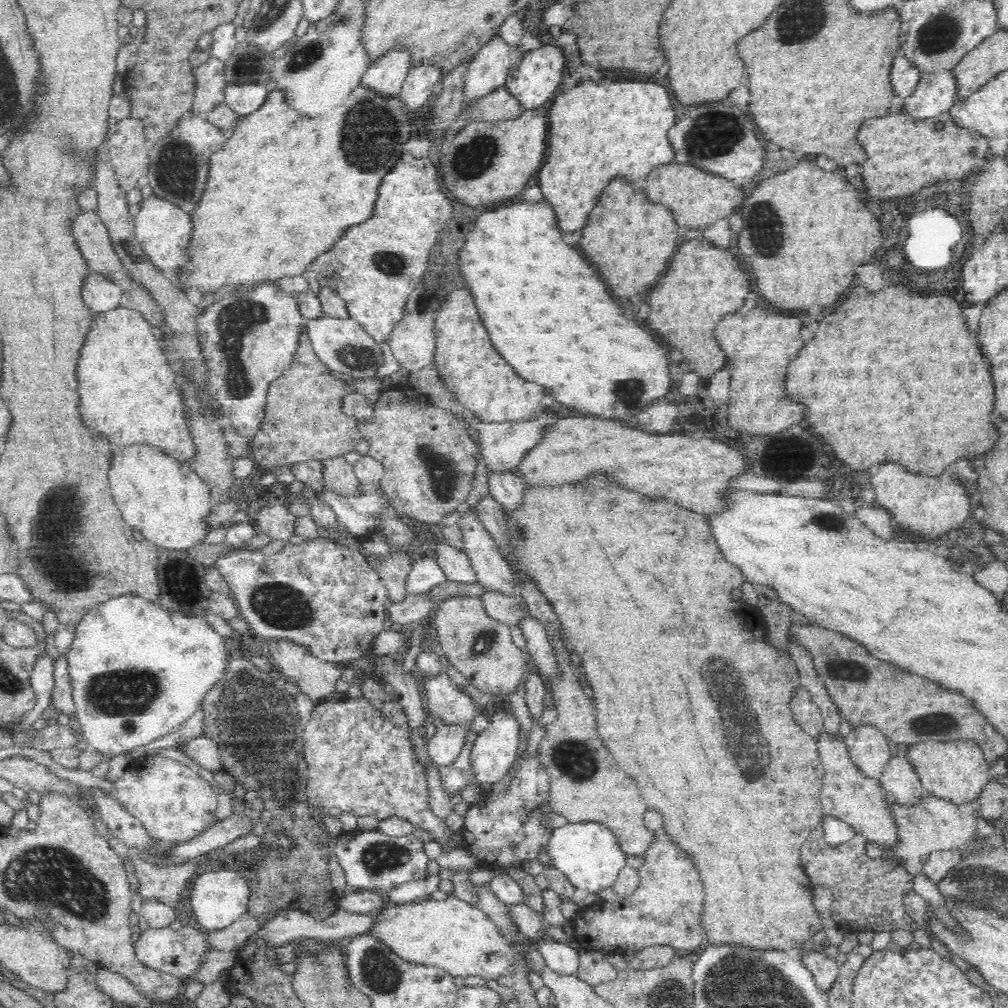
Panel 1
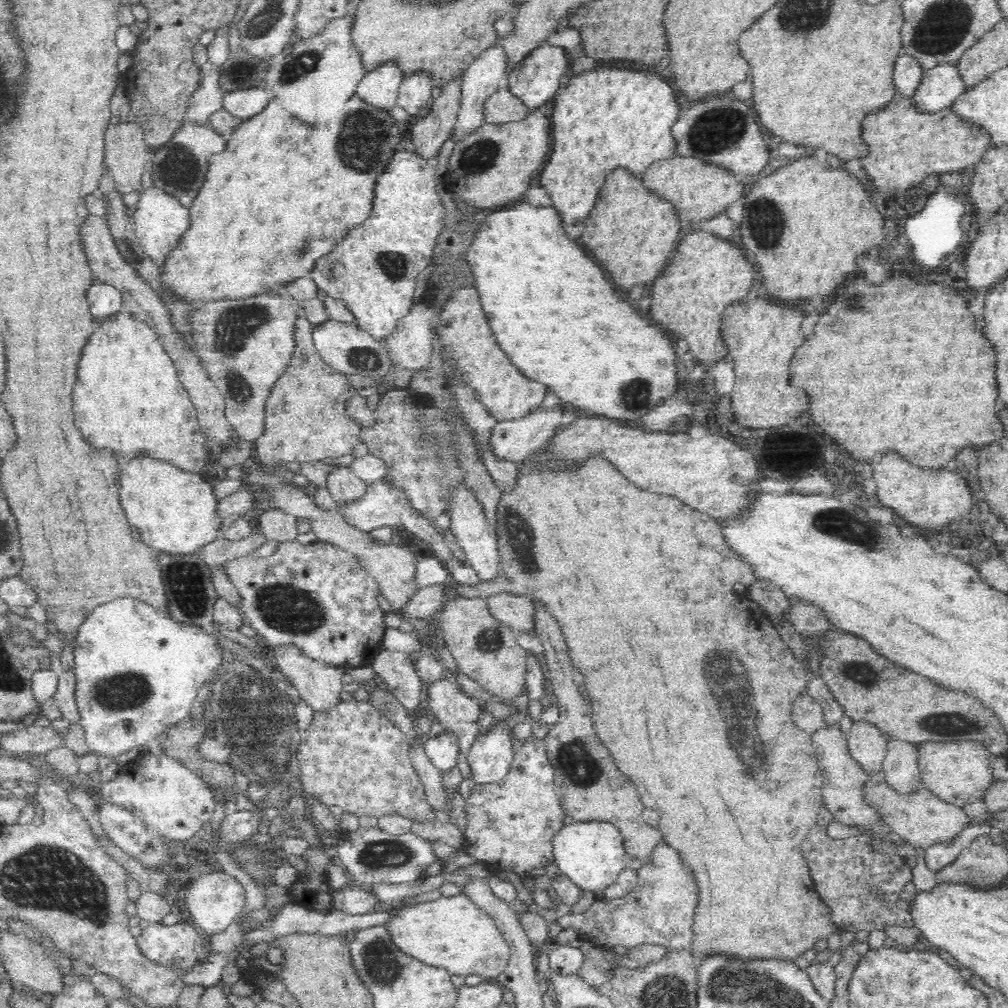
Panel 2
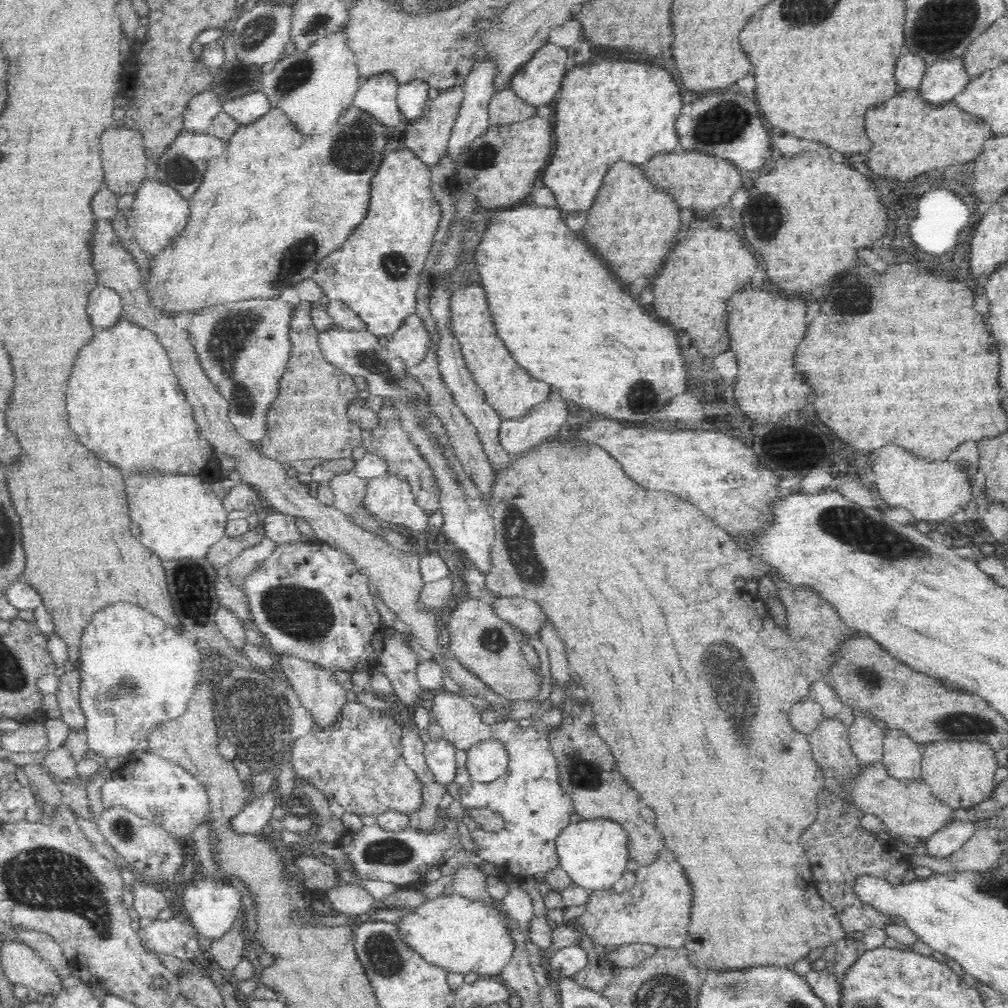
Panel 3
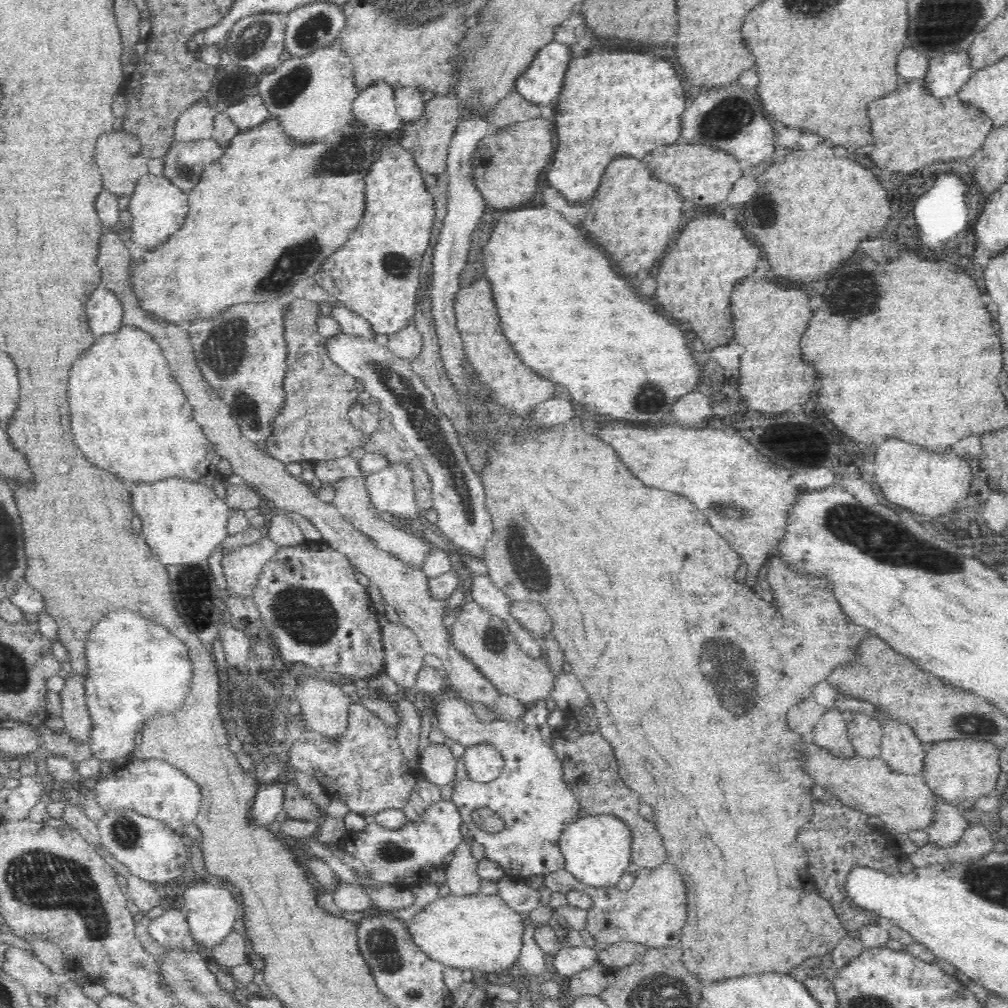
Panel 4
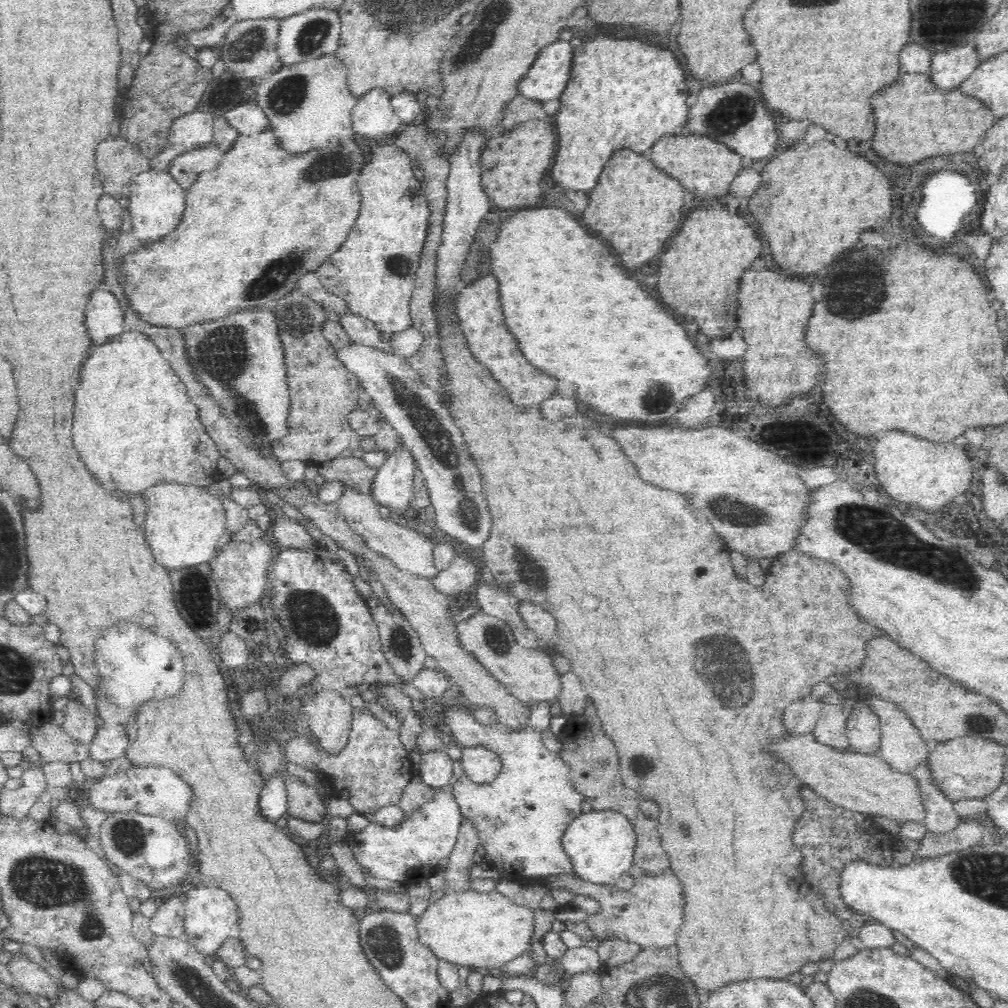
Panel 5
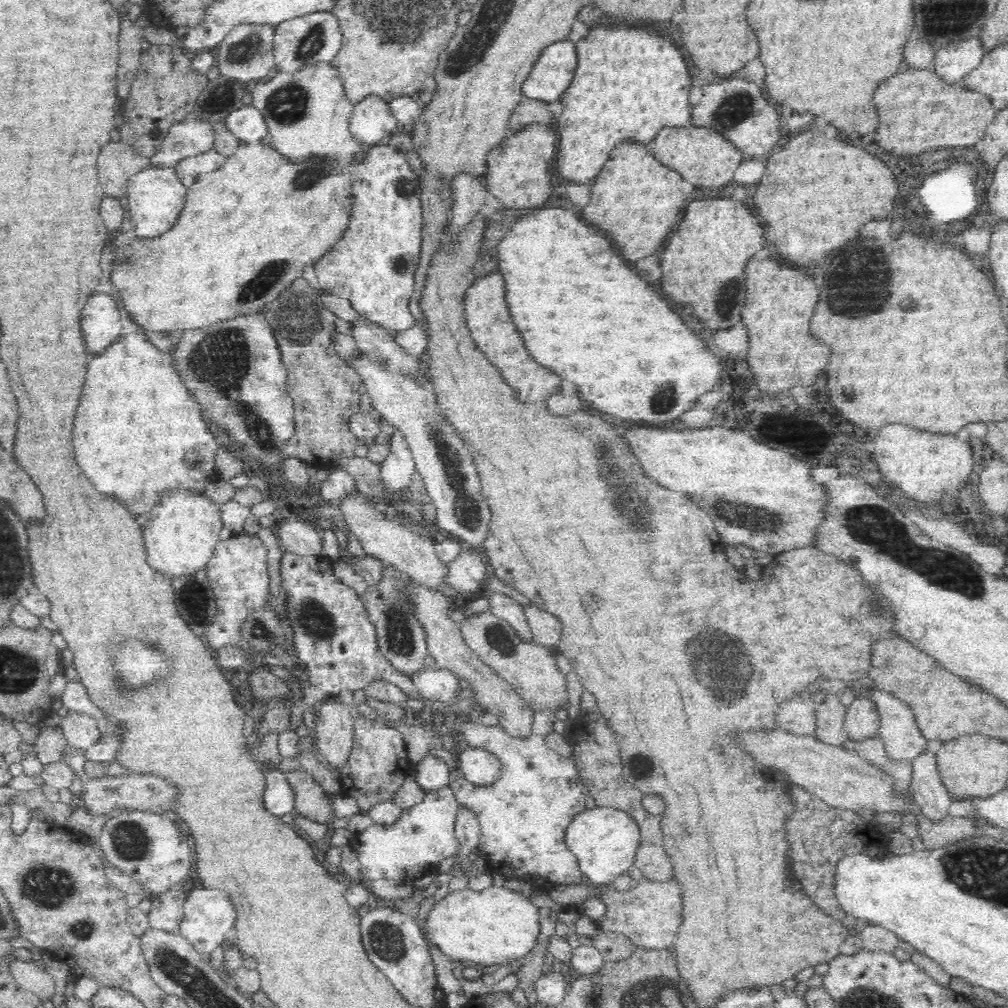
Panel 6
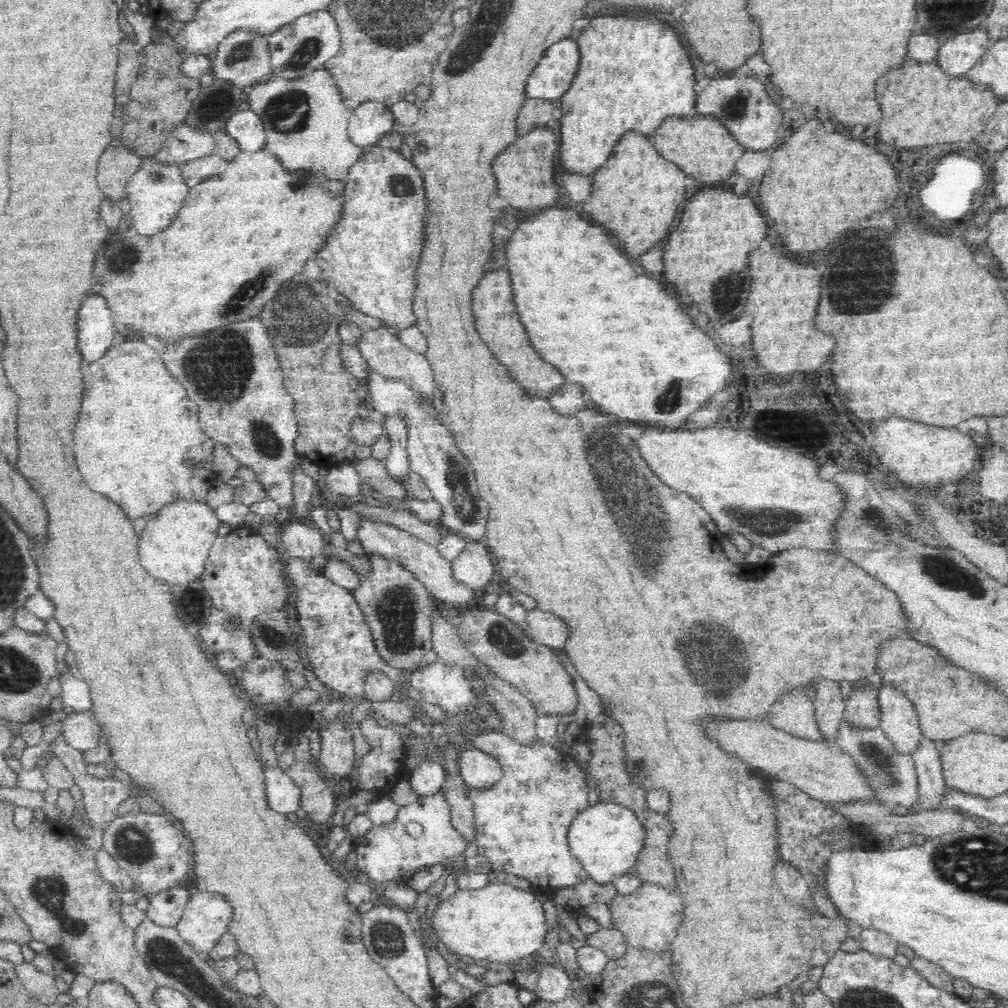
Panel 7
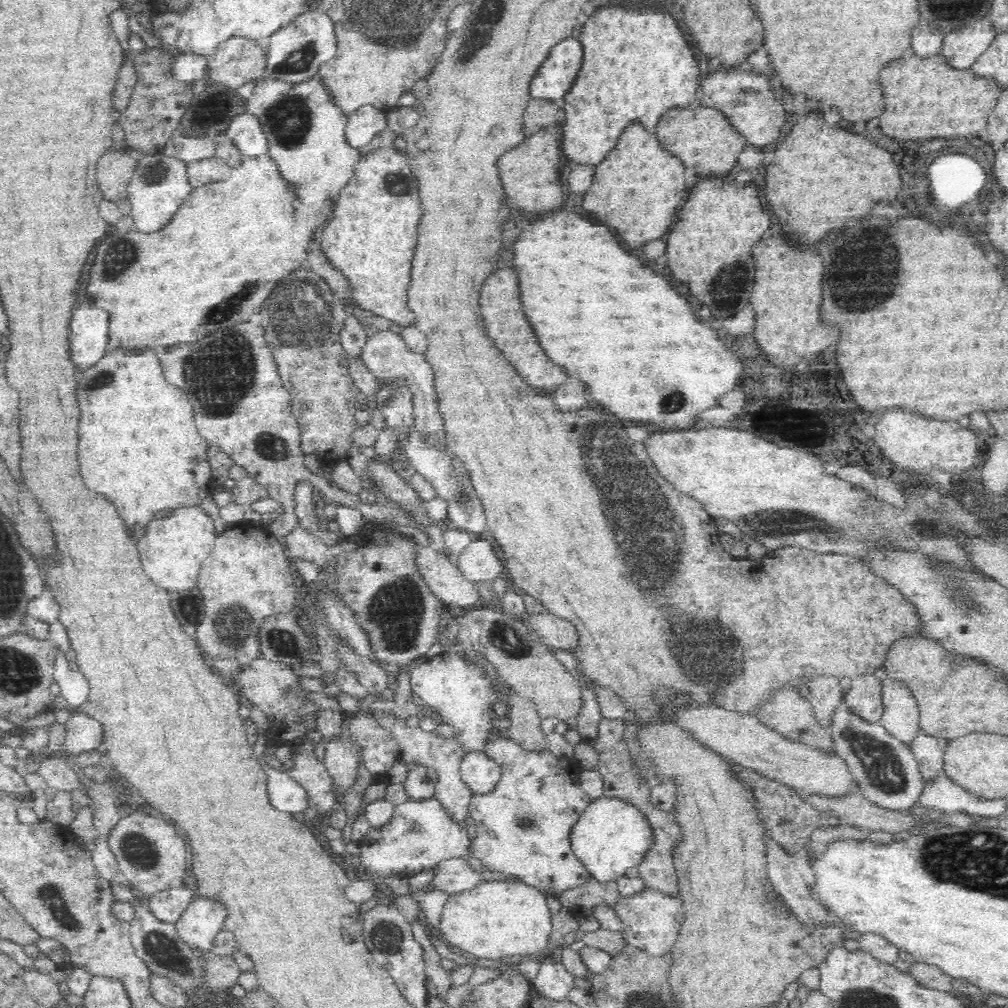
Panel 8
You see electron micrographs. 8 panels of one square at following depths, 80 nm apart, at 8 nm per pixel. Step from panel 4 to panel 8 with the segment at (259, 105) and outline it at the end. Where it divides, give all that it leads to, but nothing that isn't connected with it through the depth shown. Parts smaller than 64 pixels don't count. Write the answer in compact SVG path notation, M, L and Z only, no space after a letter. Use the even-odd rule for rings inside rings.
M244 112L234 116L225 134L245 156L256 158L269 154L266 133L261 122L251 114Z

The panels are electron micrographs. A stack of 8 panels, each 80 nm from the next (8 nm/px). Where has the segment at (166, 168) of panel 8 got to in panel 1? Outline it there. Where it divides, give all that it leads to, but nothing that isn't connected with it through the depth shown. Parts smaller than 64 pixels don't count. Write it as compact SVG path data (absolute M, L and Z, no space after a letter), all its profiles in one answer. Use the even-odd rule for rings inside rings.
M154 194L141 201L140 211L133 216L136 239L142 245L145 255L174 282L176 268L180 268L180 264L187 260L185 250L193 228L190 220L190 213L171 200Z

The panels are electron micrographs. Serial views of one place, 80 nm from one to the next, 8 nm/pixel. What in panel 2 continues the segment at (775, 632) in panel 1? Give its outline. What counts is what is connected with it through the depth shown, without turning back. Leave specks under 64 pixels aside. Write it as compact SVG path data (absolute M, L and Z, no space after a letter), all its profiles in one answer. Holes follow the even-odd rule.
M757 580L747 588L746 594L748 598L762 606L764 612L772 618L772 624L782 612L786 613L789 610L786 593L770 580Z

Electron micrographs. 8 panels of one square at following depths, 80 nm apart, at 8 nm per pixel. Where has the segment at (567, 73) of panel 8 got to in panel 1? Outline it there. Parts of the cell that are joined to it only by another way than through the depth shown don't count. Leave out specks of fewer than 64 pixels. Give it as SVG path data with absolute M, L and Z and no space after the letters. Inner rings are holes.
M544 45L524 52L513 61L505 87L524 108L540 108L542 104L546 104L550 98L557 95L556 90L560 88L560 82L564 76L564 66L566 66L562 52L563 50L560 50L559 46Z

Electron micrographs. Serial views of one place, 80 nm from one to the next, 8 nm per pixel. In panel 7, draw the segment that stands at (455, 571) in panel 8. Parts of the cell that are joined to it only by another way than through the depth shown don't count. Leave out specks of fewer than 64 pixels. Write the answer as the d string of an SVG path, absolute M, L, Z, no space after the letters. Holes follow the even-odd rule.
M360 515L360 517L362 517L362 524L357 530L356 537L366 553L377 552L380 555L400 559L404 563L404 567L410 570L426 586L426 589L433 594L442 606L462 610L474 606L479 600L481 592L472 589L464 582L459 582L454 577L452 561L442 556L437 547L424 542L414 534L400 530L392 524L370 522L363 516Z

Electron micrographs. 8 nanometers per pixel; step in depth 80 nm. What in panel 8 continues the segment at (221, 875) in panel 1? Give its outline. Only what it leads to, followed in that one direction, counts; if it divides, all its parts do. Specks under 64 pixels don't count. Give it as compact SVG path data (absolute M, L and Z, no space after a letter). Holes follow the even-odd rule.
M198 897L194 898L192 902L185 909L181 918L175 923L178 937L186 942L190 947L197 950L198 953L202 951L210 951L214 938L220 929L224 929L224 920L226 920L226 910L219 902L211 898Z

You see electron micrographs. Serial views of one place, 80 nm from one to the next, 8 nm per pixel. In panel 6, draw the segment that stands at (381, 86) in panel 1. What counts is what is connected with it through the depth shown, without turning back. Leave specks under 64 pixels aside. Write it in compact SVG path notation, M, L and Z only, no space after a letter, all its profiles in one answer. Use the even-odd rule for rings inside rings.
M373 95L355 105L349 120L353 139L366 148L384 143L390 134L400 129L389 103Z

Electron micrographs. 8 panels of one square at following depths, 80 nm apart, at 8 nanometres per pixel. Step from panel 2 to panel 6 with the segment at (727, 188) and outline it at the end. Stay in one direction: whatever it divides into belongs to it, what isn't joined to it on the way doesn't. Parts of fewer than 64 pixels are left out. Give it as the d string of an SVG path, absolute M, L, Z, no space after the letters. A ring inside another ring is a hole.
M691 122L686 125L666 125L646 146L656 152L658 160L672 164L672 168L676 168L686 180L708 188L726 186L733 180L736 167L745 157L724 133L708 125L692 125Z

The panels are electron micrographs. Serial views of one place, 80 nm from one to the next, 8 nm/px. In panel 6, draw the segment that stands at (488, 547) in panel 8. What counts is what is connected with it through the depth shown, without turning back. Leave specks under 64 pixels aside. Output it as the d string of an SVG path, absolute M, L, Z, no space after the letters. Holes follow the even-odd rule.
M465 545L463 551L448 566L447 580L454 589L460 589L471 596L482 594L489 566L477 547Z

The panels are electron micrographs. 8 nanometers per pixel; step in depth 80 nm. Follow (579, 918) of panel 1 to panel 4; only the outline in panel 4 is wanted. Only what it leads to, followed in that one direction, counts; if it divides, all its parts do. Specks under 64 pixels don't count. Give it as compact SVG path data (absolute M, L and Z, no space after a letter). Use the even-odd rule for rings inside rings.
M671 862L660 868L640 869L635 874L632 888L619 889L616 886L596 887L579 881L566 868L545 875L543 885L551 892L568 893L572 890L590 895L594 907L587 912L585 930L594 937L601 948L608 948L616 942L634 942L648 949L679 947L680 932L684 928L687 914L687 900L684 884ZM664 866L664 868L662 868Z

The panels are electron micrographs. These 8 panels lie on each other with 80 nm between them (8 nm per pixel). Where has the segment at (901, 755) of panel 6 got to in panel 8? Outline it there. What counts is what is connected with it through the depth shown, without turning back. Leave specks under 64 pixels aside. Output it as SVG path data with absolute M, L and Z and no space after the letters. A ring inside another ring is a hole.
M886 677L882 681L884 705L881 724L898 740L908 746L918 732L918 703L912 689L902 680Z

